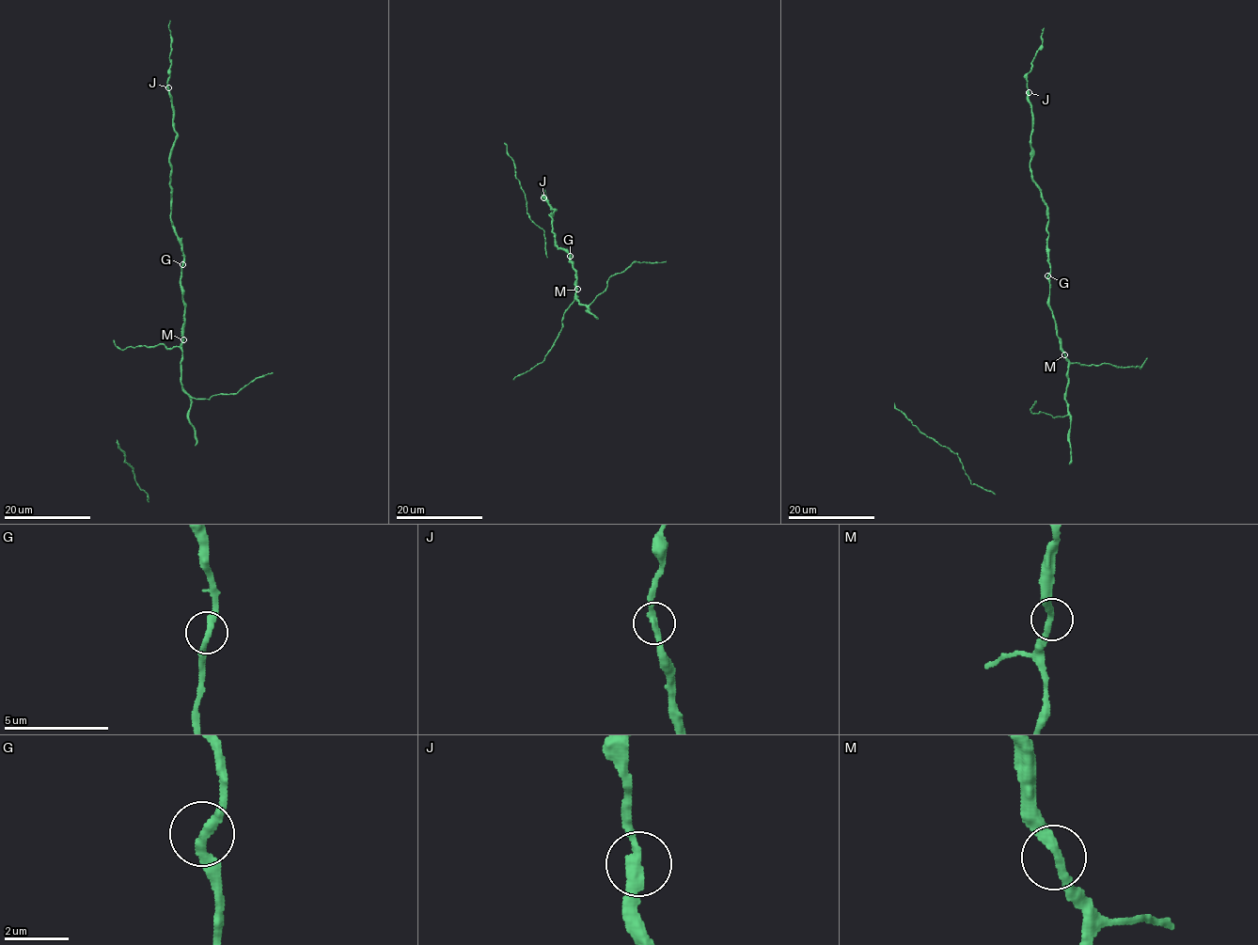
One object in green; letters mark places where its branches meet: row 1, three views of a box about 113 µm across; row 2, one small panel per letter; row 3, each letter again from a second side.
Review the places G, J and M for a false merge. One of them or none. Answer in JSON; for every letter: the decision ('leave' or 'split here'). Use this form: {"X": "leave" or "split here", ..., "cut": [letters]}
{"G": "leave", "J": "split here", "M": "leave", "cut": ["J"]}

